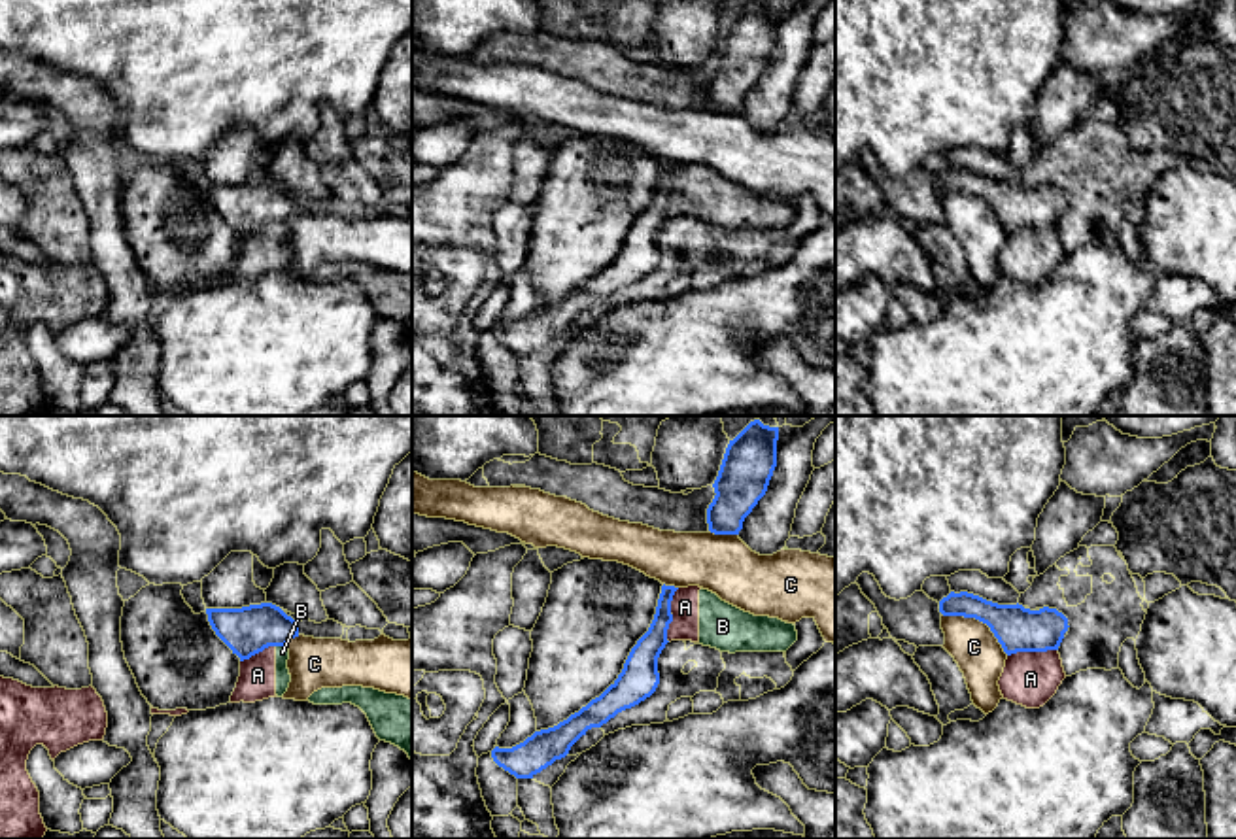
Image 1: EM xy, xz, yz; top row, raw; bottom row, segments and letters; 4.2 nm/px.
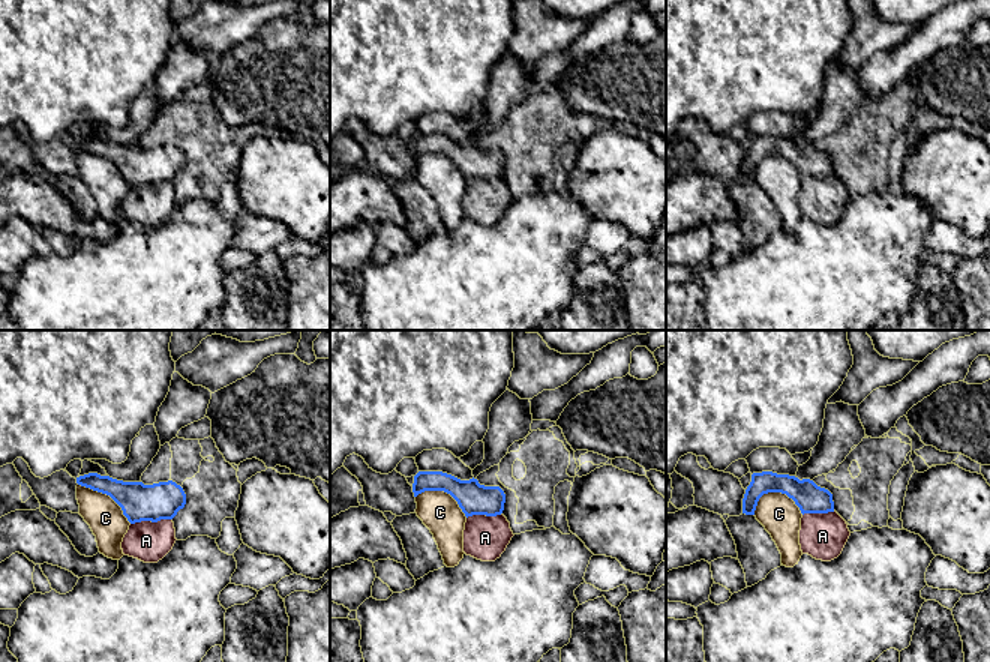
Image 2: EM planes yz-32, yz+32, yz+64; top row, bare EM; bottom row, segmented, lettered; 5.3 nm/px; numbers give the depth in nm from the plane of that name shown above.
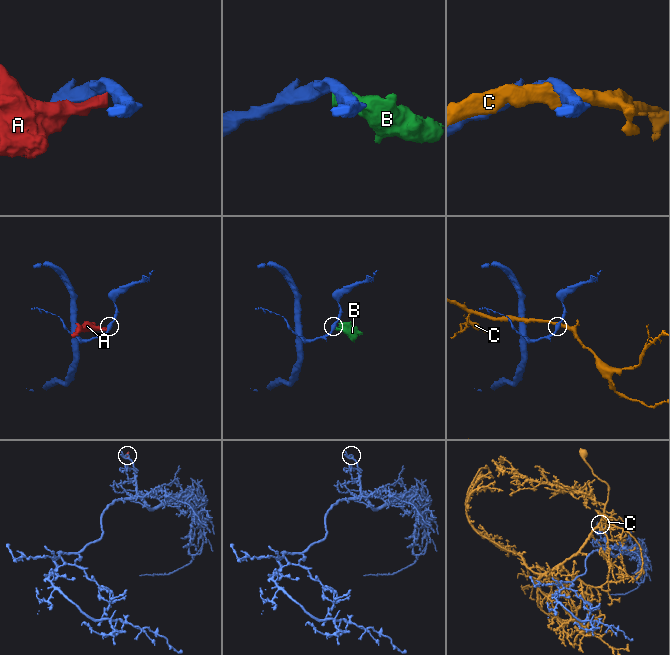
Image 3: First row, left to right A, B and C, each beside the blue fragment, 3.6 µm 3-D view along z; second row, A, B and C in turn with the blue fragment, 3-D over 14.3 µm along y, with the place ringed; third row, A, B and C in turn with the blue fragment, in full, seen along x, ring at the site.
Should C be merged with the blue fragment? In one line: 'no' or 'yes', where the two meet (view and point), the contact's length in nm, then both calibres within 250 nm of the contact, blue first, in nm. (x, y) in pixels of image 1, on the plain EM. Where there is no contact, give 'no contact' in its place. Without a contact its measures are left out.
no; meets blue in yz at (979, 197); contact 340 nm long; 190 nm thick on the blue side, 200 nm on the other

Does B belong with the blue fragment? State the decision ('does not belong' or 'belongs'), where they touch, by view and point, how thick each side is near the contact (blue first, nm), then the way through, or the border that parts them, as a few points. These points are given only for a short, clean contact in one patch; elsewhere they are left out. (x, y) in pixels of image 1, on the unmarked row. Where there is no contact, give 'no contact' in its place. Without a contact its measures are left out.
does not belong | xy (280, 222) | 200/60 nm | along xy (276, 222), (284, 223)

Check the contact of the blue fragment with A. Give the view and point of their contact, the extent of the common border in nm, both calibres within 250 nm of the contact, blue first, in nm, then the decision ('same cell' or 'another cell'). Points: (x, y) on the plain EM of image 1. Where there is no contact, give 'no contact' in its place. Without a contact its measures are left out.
contact xz (671, 191); length 240 nm; calibres 140 and 130 nm; another cell

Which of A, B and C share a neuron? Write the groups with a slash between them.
A B / C

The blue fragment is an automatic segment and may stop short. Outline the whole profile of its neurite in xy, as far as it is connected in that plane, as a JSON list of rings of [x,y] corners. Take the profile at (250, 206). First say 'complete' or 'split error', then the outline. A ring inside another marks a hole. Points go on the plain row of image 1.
complete; [[[272,180],[242,185],[206,185],[215,212],[240,234],[240,238],[268,223],[285,223],[299,214],[297,198]]]

